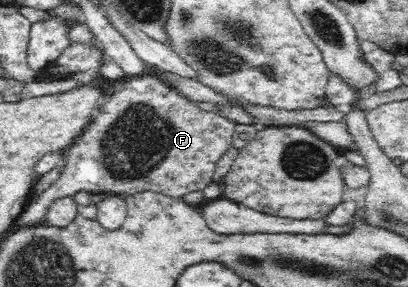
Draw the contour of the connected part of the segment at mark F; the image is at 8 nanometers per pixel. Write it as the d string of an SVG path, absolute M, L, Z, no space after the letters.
M154 75L132 76L120 91L116 91L108 101L99 107L100 115L92 119L75 143L64 149L64 171L60 171L58 179L43 192L38 199L18 209L16 227L30 227L43 223L50 204L57 199L75 195L80 191L114 193L132 195L145 191L153 191L168 197L180 199L196 189L204 189L212 183L217 162L220 157L232 148L233 133L236 122L230 121L215 112L202 111L192 101L183 97L175 89L170 89L164 81Z

